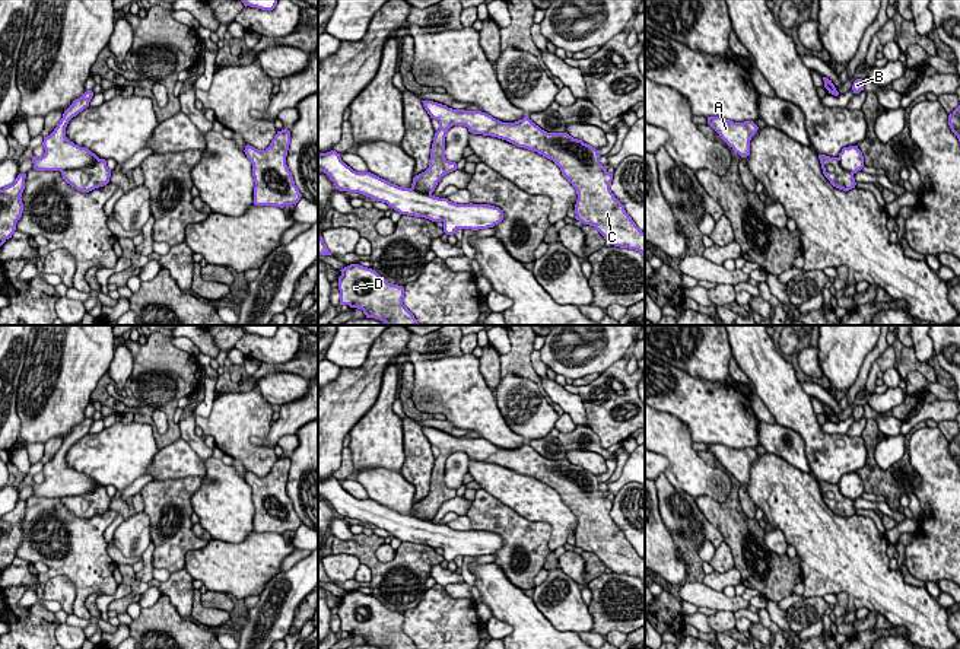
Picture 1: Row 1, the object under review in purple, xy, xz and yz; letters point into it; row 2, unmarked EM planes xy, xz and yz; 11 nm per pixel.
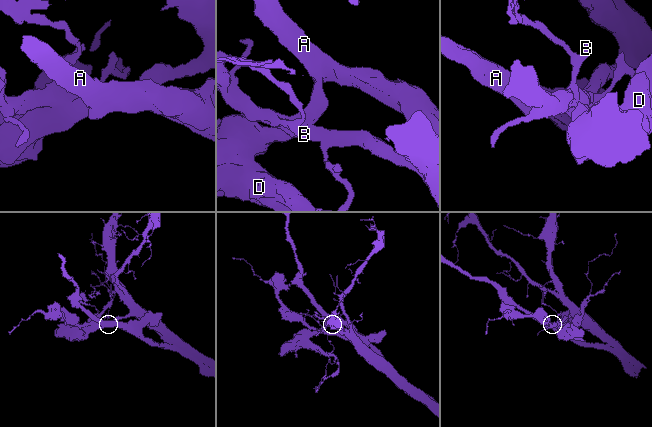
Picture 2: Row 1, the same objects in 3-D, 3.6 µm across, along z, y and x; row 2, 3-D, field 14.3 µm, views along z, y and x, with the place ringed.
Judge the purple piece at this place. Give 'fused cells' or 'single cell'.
fused cells

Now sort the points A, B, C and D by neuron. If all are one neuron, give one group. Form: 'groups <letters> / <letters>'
groups A C D / B

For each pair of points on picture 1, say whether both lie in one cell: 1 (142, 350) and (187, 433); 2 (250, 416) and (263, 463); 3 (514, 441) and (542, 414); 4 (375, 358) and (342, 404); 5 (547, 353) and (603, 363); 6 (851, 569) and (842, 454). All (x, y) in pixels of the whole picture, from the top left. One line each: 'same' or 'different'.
1: different
2: same
3: different
4: same
5: same
6: different

